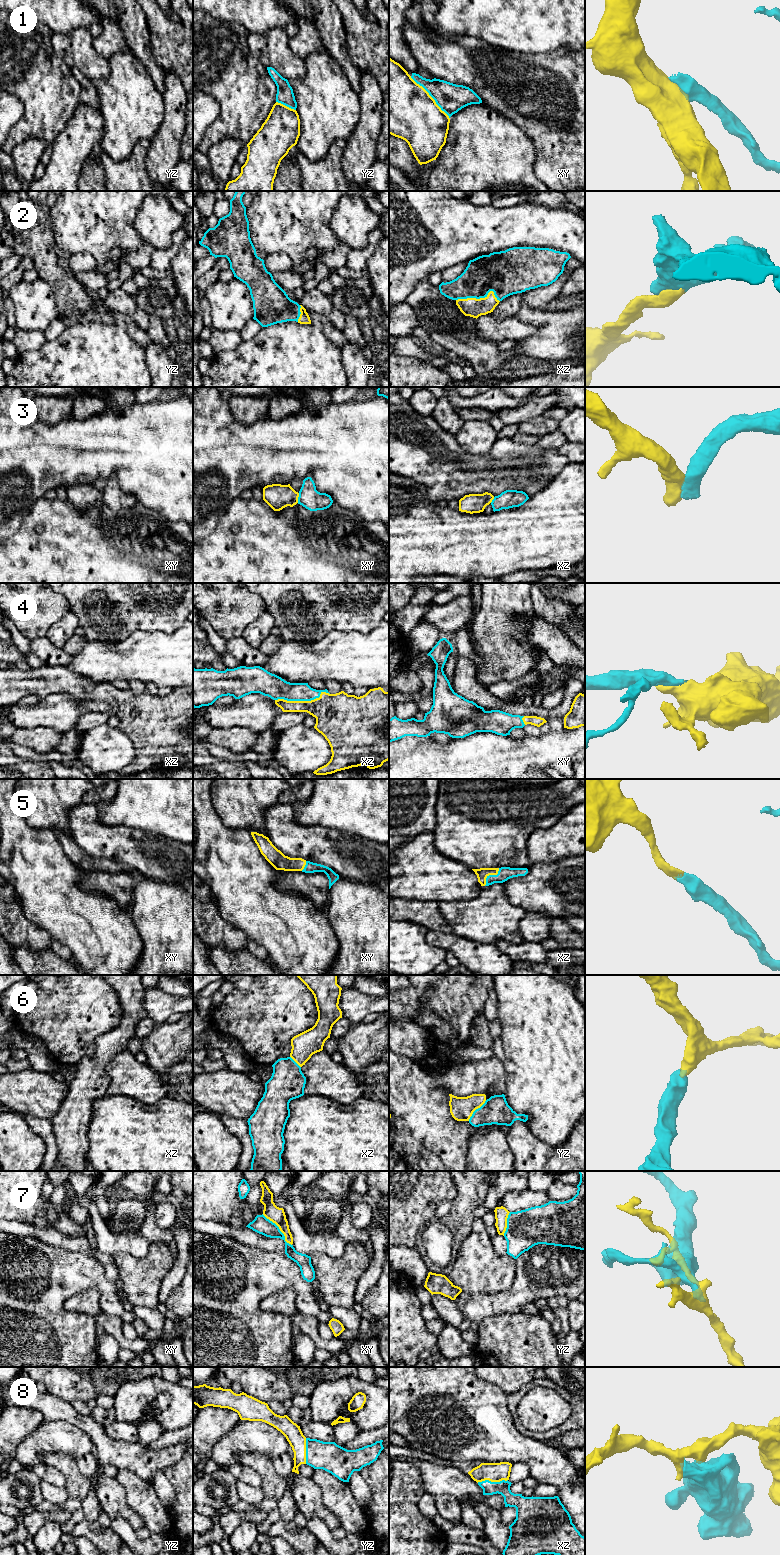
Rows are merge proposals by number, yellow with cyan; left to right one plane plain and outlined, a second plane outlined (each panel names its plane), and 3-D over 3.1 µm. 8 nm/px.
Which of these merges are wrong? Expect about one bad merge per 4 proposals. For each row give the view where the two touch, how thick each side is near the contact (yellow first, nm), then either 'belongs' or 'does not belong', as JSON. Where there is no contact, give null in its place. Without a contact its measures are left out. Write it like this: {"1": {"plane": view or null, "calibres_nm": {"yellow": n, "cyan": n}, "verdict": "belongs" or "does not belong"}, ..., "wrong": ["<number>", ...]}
{"1": {"plane": "xy", "calibres_nm": {"yellow": 460, "cyan": 240}, "verdict": "does not belong"}, "2": {"plane": "xz", "calibres_nm": {"yellow": 150, "cyan": 320}, "verdict": "belongs"}, "3": {"plane": "xy", "calibres_nm": {"yellow": 200, "cyan": 170}, "verdict": "does not belong"}, "4": {"plane": "xz", "calibres_nm": {"yellow": 280, "cyan": 180}, "verdict": "belongs"}, "5": {"plane": "xz", "calibres_nm": {"yellow": 90, "cyan": 110}, "verdict": "belongs"}, "6": {"plane": "yz", "calibres_nm": {"yellow": 190, "cyan": 220}, "verdict": "belongs"}, "7": {"plane": "xy", "calibres_nm": {"yellow": 130, "cyan": 140}, "verdict": "does not belong"}, "8": {"plane": "xz", "calibres_nm": {"yellow": 160, "cyan": 110}, "verdict": "belongs"}, "wrong": ["1", "3", "7"]}

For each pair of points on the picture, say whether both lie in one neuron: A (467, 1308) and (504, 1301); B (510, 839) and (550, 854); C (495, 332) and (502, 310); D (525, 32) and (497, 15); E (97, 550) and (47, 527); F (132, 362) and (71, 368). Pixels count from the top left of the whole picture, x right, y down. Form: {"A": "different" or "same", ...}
{"A": "same", "B": "different", "C": "different", "D": "same", "E": "same", "F": "same"}

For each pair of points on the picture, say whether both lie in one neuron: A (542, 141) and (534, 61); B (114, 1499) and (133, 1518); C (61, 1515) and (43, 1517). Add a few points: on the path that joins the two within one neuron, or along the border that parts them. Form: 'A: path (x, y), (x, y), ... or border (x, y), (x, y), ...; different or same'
A: path (538, 121), (537, 92), (534, 89), (534, 81); same
B: path (118, 1504), (128, 1514); same
C: path (57, 1516), (47, 1516); same

